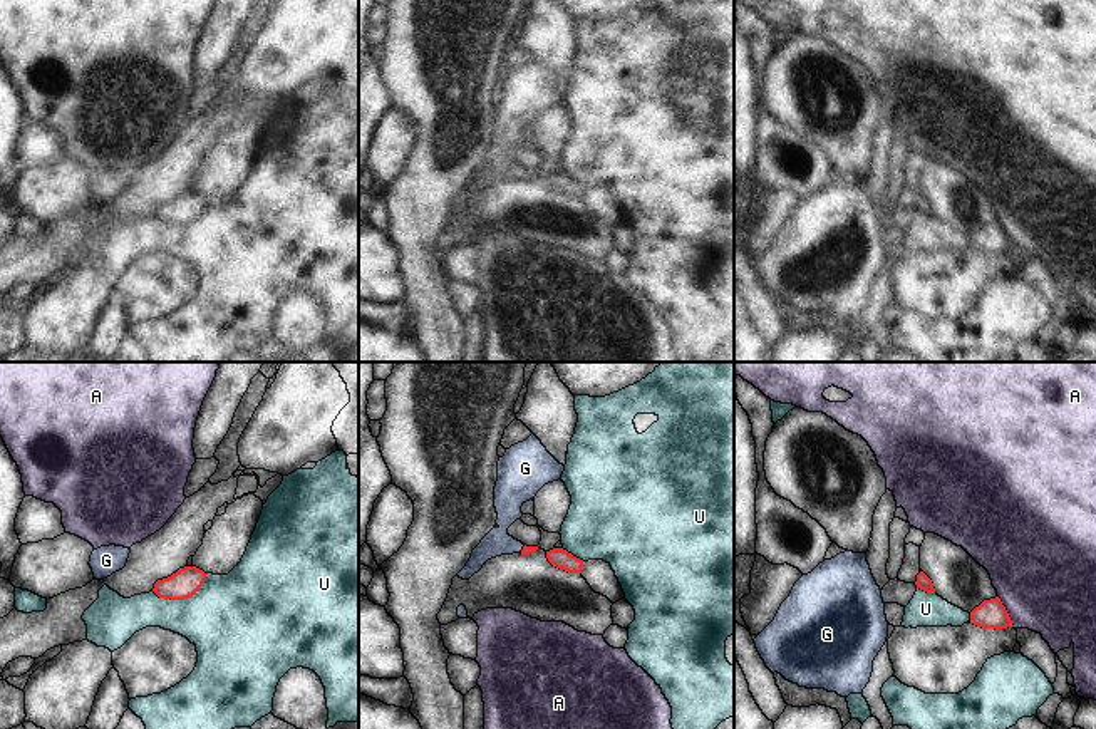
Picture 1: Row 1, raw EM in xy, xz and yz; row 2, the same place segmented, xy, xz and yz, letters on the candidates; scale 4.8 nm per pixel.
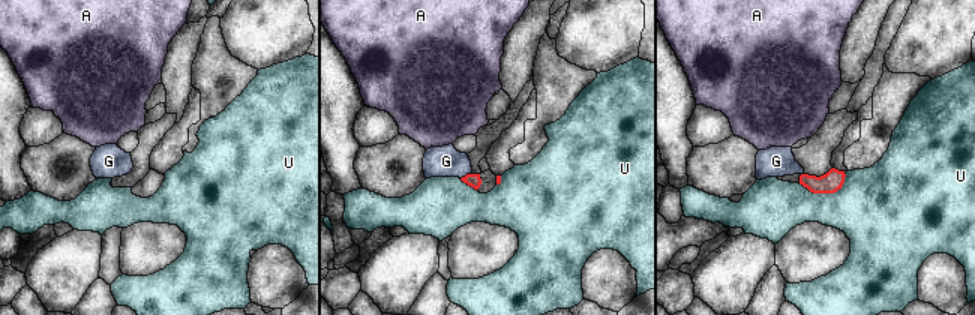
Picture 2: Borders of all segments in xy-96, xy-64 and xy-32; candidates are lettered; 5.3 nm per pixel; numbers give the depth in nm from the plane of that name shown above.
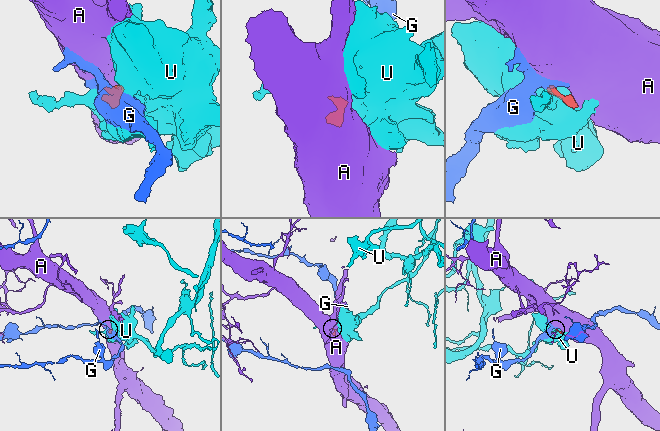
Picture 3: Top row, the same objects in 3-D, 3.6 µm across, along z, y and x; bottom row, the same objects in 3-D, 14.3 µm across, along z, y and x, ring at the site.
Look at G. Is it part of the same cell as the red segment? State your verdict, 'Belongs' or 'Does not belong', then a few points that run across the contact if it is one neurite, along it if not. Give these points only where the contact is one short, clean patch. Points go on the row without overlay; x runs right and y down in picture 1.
Belongs. Line: xz (527, 175), (523, 173), (503, 160), (508, 124)

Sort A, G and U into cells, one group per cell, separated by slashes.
A / G / U

